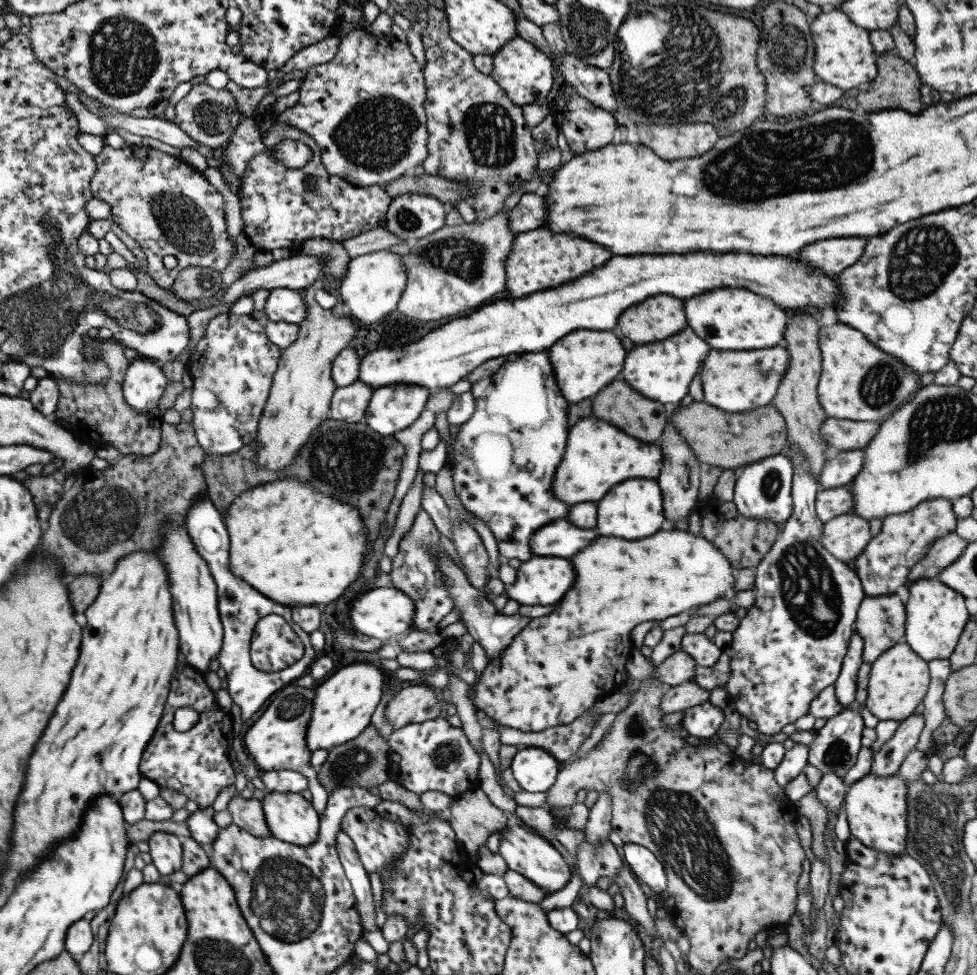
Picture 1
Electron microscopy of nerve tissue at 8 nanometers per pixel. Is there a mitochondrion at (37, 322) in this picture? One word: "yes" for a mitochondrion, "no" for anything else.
yes

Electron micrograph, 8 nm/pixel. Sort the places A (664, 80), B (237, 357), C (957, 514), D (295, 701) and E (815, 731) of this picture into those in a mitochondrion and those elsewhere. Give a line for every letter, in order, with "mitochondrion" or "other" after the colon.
A: mitochondrion
B: other
C: other
D: mitochondrion
E: other

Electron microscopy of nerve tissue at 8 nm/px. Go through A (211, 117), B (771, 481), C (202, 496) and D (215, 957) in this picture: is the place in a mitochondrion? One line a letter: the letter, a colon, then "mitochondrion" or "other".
A: mitochondrion
B: mitochondrion
C: other
D: mitochondrion

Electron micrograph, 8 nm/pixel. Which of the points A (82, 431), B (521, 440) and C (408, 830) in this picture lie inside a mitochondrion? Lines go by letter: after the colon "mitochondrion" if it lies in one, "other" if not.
A: other
B: mitochondrion
C: other

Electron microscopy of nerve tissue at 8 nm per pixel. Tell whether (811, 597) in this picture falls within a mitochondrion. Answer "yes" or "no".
yes

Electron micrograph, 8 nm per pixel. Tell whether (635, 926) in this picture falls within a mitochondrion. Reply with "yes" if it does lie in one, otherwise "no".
no

